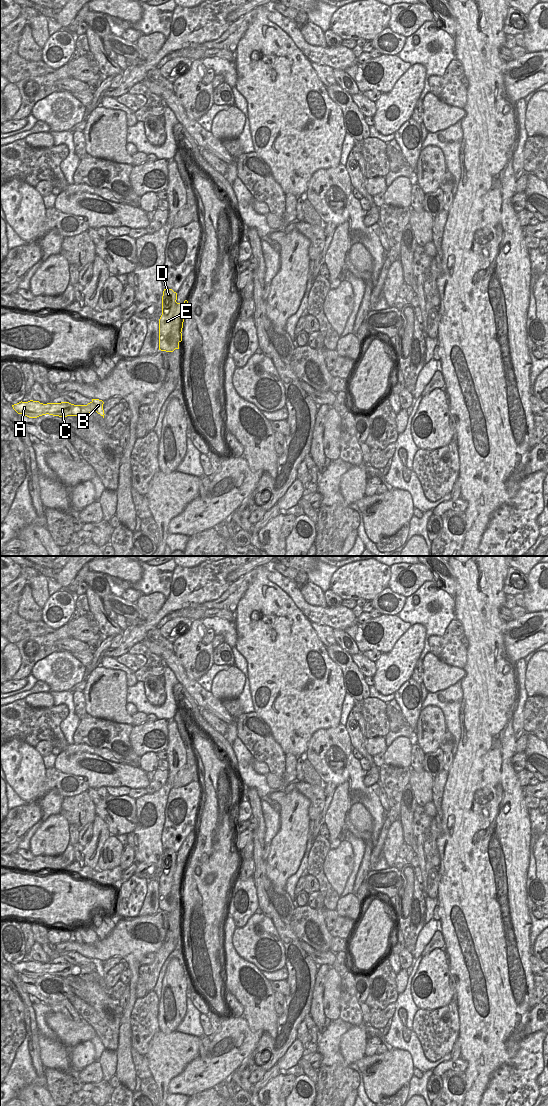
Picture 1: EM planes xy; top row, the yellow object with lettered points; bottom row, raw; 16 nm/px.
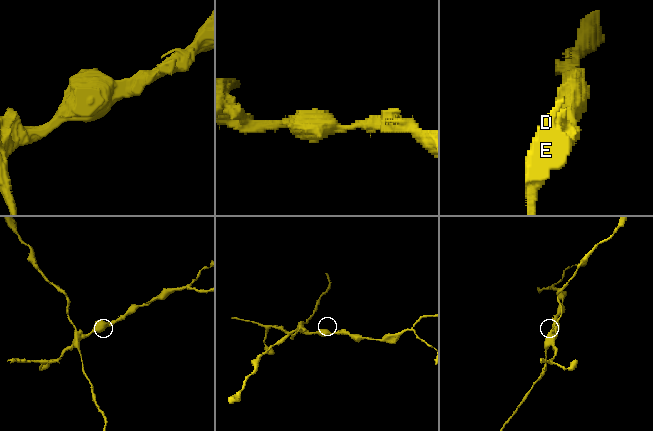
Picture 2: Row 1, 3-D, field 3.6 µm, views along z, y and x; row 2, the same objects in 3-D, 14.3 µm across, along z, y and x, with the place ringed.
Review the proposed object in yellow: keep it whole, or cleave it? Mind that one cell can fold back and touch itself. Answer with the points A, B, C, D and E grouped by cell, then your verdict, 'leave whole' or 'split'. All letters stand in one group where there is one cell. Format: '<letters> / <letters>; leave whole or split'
A B C / D E; split

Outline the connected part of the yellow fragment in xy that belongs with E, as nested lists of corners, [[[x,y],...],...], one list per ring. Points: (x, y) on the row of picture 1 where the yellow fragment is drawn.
[[[164,289],[162,296],[162,315],[159,319],[159,350],[173,352],[179,349],[182,333],[174,324],[174,314],[177,307],[177,293],[172,289]]]

